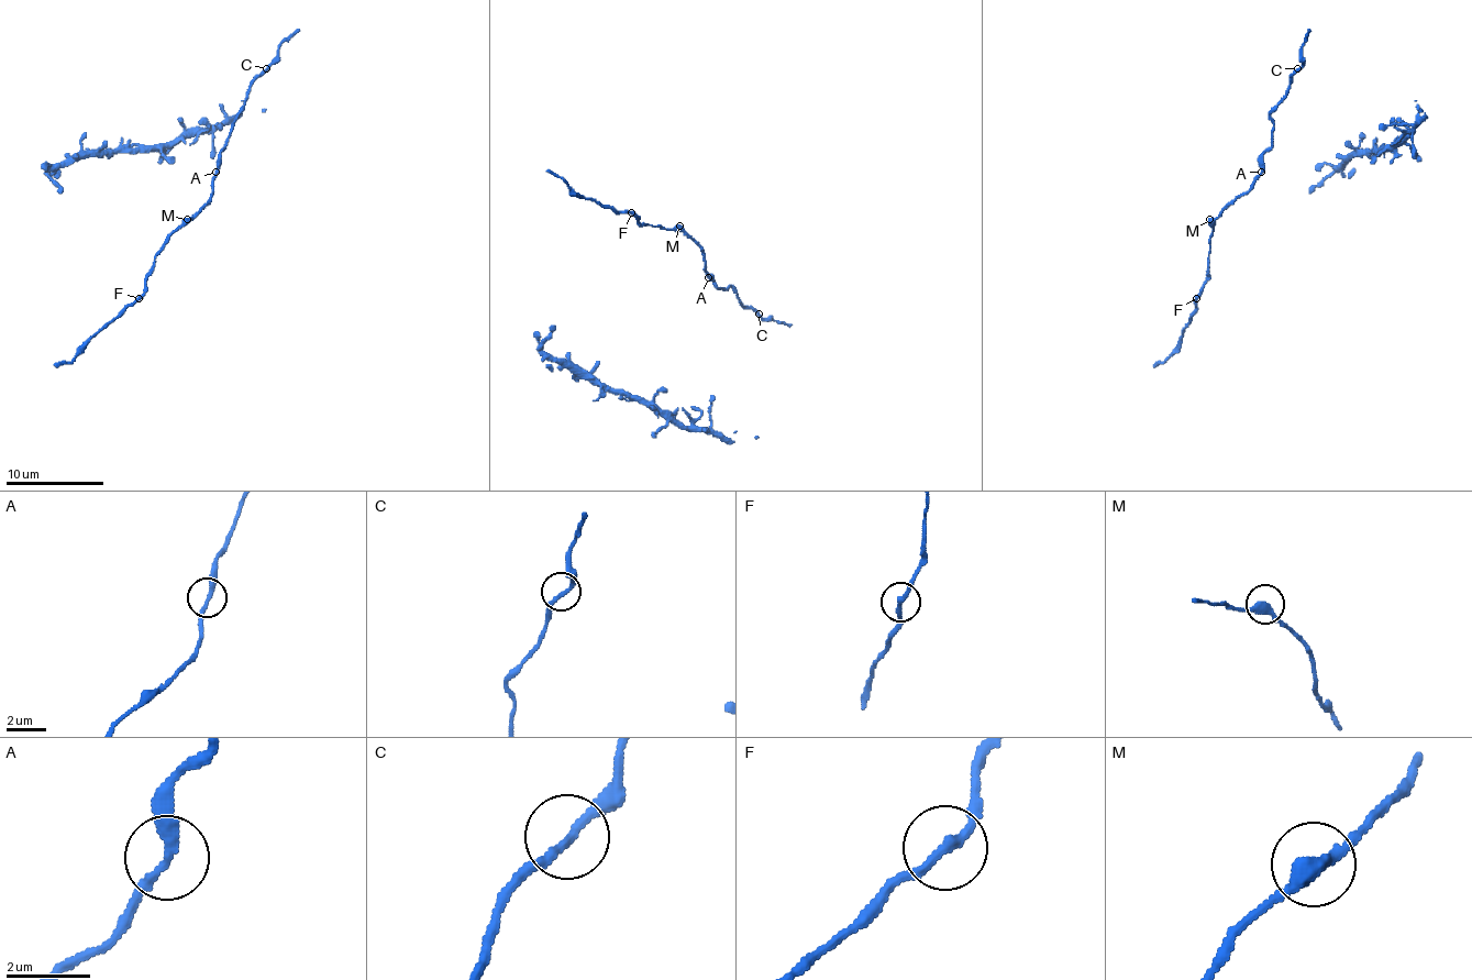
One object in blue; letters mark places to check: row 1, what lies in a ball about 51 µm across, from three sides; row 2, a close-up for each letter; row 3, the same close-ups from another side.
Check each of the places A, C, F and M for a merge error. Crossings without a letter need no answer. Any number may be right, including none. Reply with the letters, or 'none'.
none

